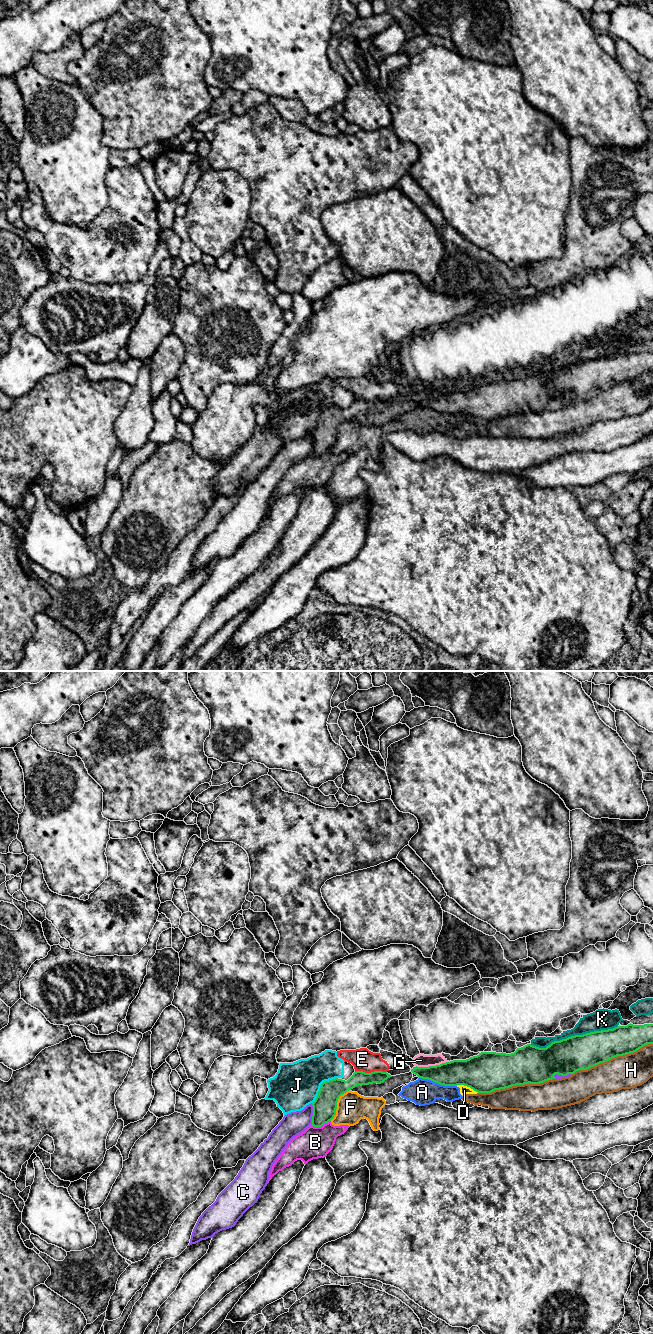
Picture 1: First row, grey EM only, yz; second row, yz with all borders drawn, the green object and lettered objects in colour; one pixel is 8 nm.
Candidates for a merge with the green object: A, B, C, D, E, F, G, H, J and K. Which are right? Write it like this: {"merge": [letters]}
{"merge": []}

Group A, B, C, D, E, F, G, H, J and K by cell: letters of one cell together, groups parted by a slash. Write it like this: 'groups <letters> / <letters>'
groups A D F / B H / C / E G K / J

